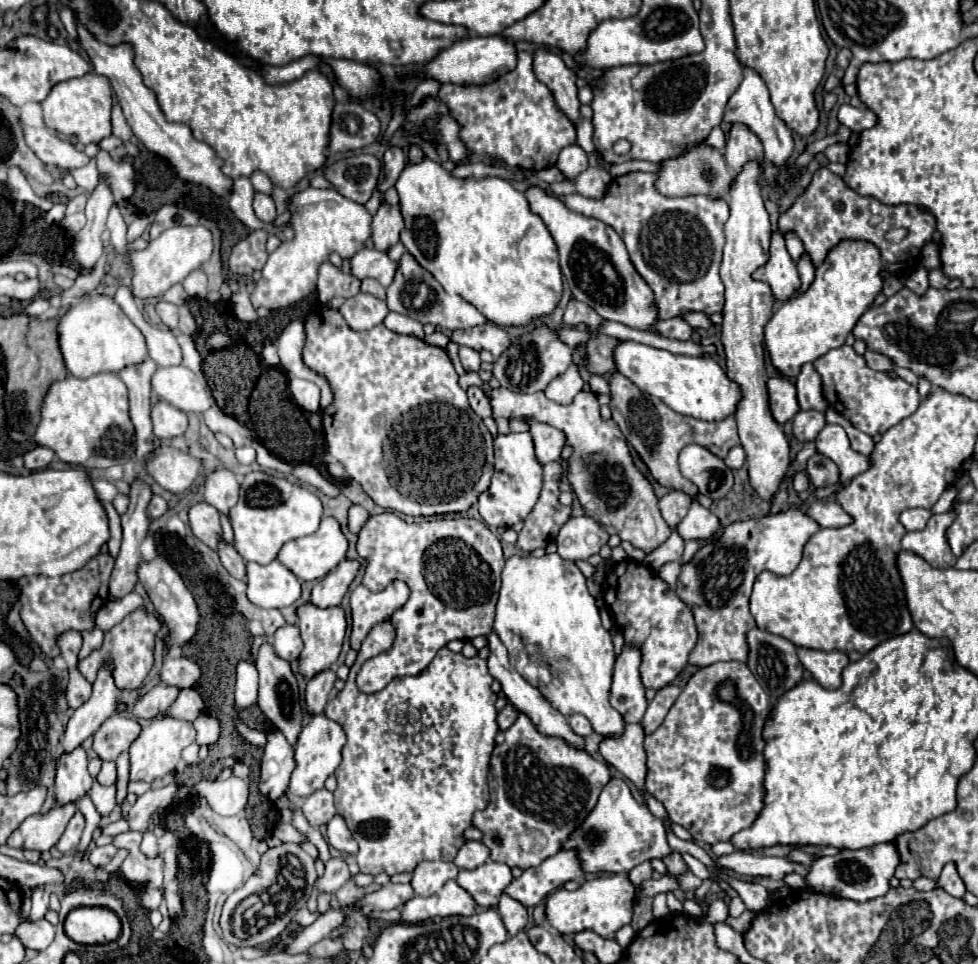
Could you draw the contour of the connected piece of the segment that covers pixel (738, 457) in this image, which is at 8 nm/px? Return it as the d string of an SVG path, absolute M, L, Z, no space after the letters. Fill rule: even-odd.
M741 446L731 448L731 452L729 452L727 458L725 458L725 464L727 464L729 468L741 468L743 462L745 462L745 452L743 452L743 448L741 448Z

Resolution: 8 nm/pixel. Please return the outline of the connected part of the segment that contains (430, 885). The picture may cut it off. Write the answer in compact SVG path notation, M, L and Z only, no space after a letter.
M423 862L415 868L411 886L417 896L433 896L447 880L457 878L459 868L453 862Z

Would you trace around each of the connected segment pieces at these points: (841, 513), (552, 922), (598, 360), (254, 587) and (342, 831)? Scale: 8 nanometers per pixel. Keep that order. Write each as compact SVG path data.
M813 502L807 506L807 516L811 516L811 520L815 520L821 528L841 528L851 524L851 516L835 502Z
M611 874L589 880L575 892L565 888L555 890L545 900L545 916L547 924L563 936L577 934L581 930L593 930L603 938L613 940L615 932L631 922L633 902L635 902L635 886L629 882L627 874Z
M597 334L593 340L585 344L585 354L587 354L587 368L591 374L609 374L615 372L613 364L613 348L617 346L619 340Z
M273 560L271 564L247 564L247 598L261 608L285 608L291 606L299 596L301 596L301 584L295 578L295 574L291 570L287 570L281 562Z
M335 814L331 818L331 822L327 824L327 842L329 842L329 846L333 846L335 850L345 852L345 854L357 854L357 850L359 850L345 820L339 814Z

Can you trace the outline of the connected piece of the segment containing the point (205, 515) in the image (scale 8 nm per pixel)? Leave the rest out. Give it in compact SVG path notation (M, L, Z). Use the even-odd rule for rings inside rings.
M199 502L189 508L189 526L195 538L205 542L209 548L217 548L217 542L221 540L221 524L219 524L219 512L207 504Z

